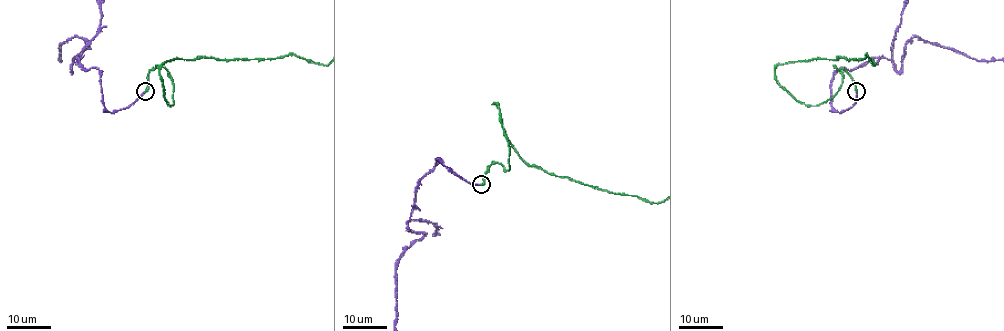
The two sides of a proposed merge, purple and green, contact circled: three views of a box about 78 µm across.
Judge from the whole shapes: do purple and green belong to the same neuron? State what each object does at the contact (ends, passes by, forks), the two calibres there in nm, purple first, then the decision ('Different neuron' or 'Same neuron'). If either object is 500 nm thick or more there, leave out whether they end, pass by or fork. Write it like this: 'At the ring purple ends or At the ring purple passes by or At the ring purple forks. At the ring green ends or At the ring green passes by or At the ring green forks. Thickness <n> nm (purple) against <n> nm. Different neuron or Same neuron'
At the ring purple ends. At the ring green ends. Thickness 220 nm (purple) against 400 nm. Same neuron

